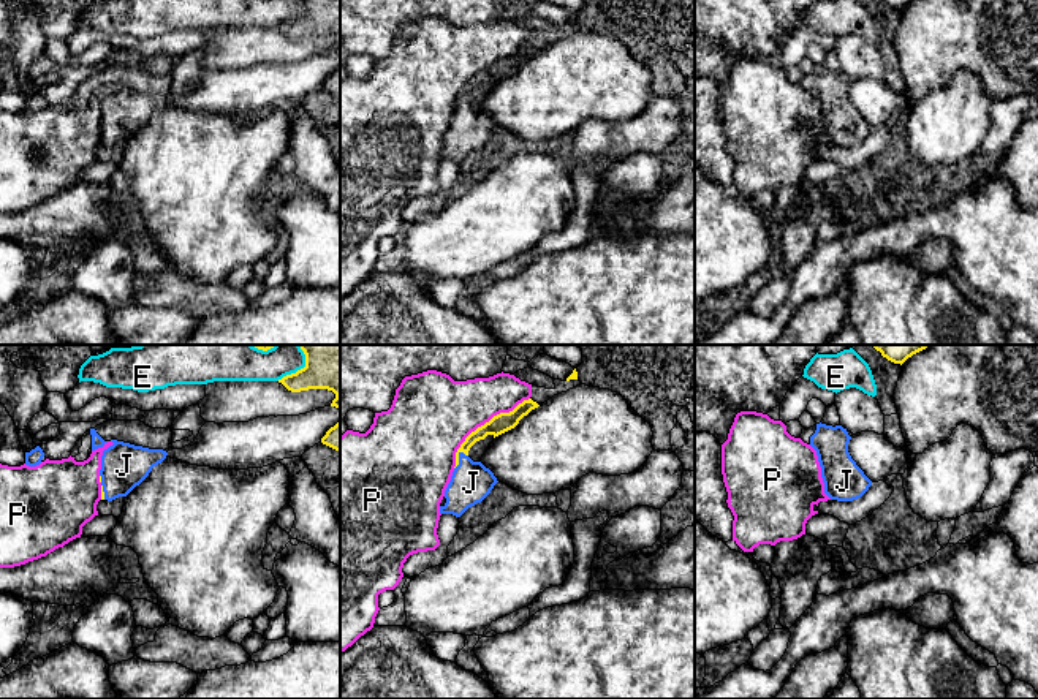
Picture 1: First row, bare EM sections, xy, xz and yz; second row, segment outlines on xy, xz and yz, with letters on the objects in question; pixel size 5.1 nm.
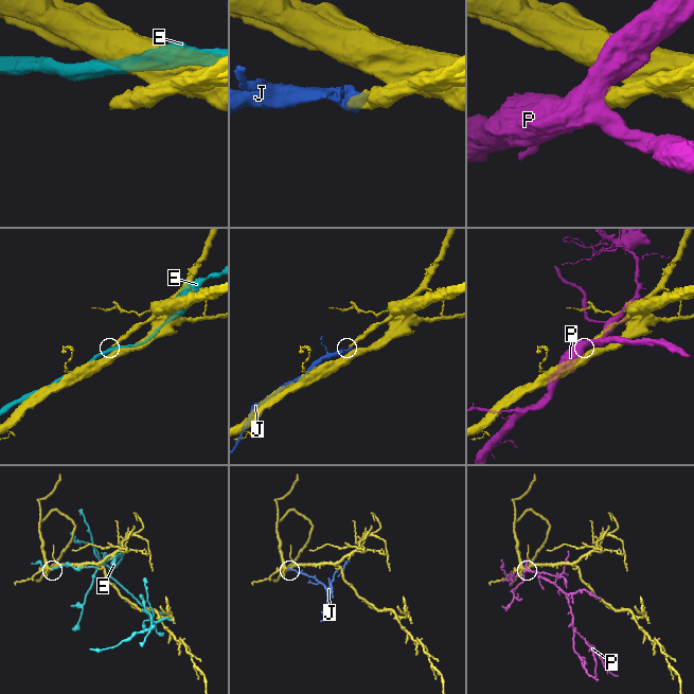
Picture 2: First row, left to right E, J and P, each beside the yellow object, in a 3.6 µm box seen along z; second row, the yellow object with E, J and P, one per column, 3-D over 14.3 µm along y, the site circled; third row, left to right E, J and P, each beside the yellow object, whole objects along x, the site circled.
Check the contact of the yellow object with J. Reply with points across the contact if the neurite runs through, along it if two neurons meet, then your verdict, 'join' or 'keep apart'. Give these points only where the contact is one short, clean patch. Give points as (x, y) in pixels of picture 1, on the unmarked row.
way xz (494, 73), (478, 79), (458, 106), (465, 114), (470, 128); join

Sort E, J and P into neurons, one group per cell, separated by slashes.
E / J / P

